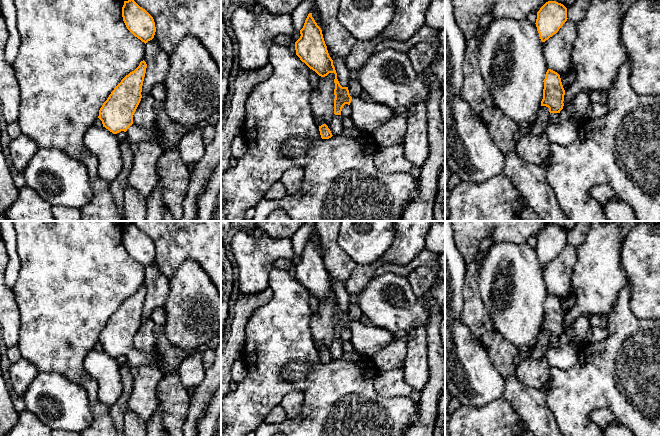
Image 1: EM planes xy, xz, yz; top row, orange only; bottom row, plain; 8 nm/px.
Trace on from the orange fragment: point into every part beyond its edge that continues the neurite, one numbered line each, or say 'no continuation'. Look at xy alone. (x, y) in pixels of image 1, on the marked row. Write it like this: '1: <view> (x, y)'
1: xy (136, 134)

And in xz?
1: xz (367, 116)

